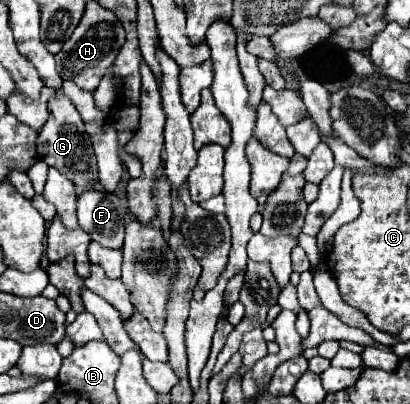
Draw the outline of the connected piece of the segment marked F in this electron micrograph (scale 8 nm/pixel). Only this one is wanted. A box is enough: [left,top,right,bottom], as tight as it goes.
[78,191,126,249]

